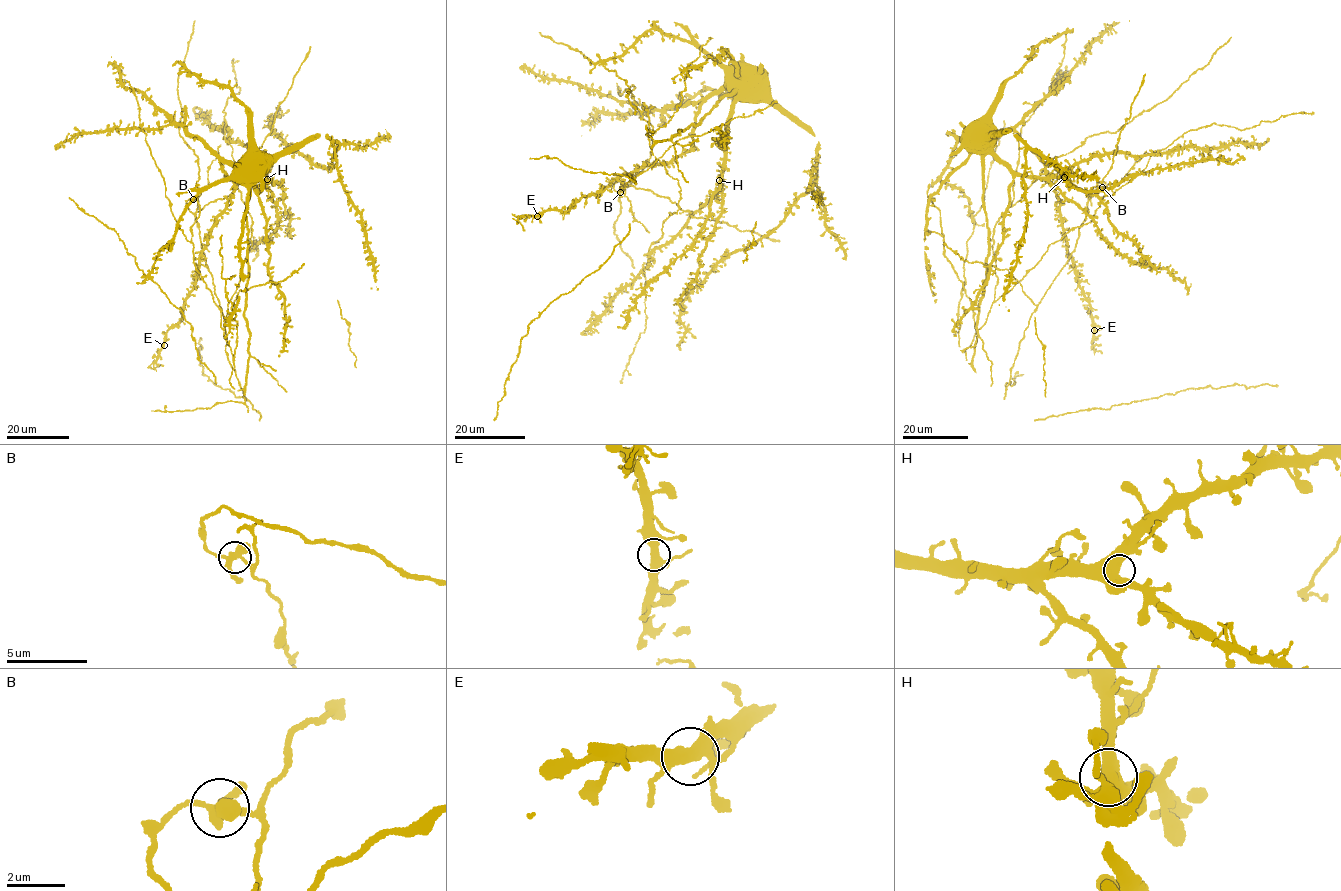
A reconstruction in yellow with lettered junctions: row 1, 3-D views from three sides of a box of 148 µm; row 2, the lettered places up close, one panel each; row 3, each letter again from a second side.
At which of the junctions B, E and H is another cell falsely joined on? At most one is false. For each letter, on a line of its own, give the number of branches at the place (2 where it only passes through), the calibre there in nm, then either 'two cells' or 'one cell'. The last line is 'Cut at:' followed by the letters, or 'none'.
B: 3 branches meet; 380 nm thick; two cells
E: 3 branches meet; 360 nm thick; one cell
H: 3 branches meet; 480 nm thick; one cell
Cut at: B

